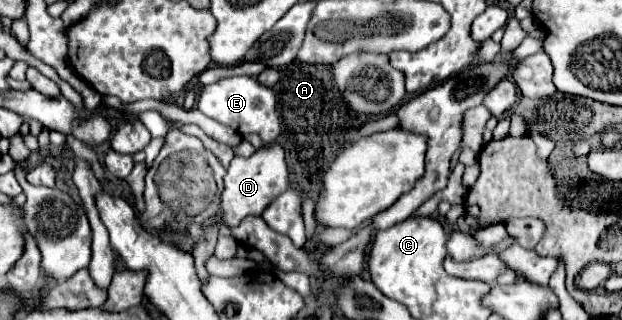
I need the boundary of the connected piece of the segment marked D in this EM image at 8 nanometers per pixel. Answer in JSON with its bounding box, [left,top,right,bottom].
[221,145,289,227]

